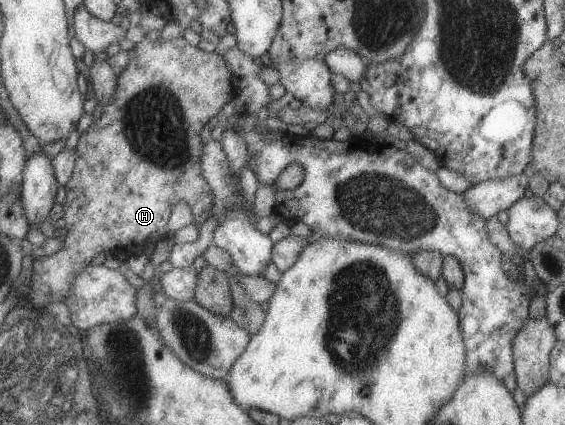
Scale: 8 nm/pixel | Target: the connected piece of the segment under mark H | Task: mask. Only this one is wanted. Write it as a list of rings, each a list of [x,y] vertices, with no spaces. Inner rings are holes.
[[[184,36],[174,39],[158,39],[156,41],[150,41],[144,39],[142,42],[138,42],[131,50],[128,50],[130,55],[128,69],[124,69],[118,76],[116,84],[116,93],[114,93],[114,99],[112,103],[106,103],[102,106],[102,117],[92,122],[92,125],[82,133],[79,137],[79,142],[76,148],[76,163],[74,173],[70,176],[68,183],[65,185],[65,191],[67,196],[63,203],[63,218],[66,221],[66,229],[68,235],[64,239],[62,249],[59,249],[52,255],[46,255],[46,257],[36,257],[33,259],[33,273],[31,275],[29,286],[30,293],[27,296],[27,304],[39,309],[45,310],[46,307],[58,301],[65,302],[70,297],[70,289],[74,285],[74,279],[78,277],[79,273],[82,273],[86,267],[92,263],[92,259],[98,254],[110,253],[114,249],[128,249],[128,251],[136,251],[136,249],[142,249],[142,245],[147,247],[146,243],[152,239],[152,237],[163,238],[168,236],[168,219],[170,219],[170,213],[176,204],[180,201],[190,207],[193,216],[193,223],[201,225],[212,214],[212,203],[214,196],[212,195],[210,186],[204,176],[202,175],[201,168],[201,155],[203,154],[203,143],[201,138],[202,129],[212,117],[220,114],[222,108],[232,97],[232,73],[230,73],[230,67],[226,63],[226,58],[221,52],[206,52],[200,49],[198,46],[193,46],[186,42]]]

